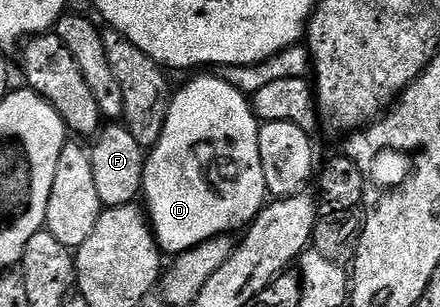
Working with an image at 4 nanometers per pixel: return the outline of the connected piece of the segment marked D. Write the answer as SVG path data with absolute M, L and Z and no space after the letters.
M198 74L195 80L190 80L182 89L175 91L170 97L170 105L168 106L168 114L164 122L164 130L160 134L157 144L149 149L146 158L146 169L144 170L144 182L142 183L142 196L146 200L145 207L148 209L149 215L152 217L152 227L154 234L158 238L158 247L166 254L177 254L187 252L190 248L200 246L204 242L208 242L217 236L234 234L234 231L245 229L254 223L259 212L262 211L268 200L266 183L264 182L264 166L260 162L260 142L258 141L258 130L260 121L254 114L251 101L248 99L247 93L242 92L236 86L232 86L221 75L218 76L202 76L206 74Z

